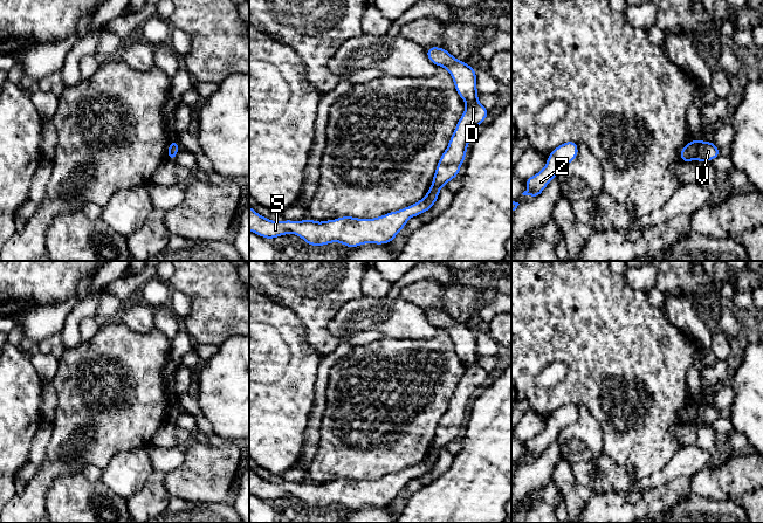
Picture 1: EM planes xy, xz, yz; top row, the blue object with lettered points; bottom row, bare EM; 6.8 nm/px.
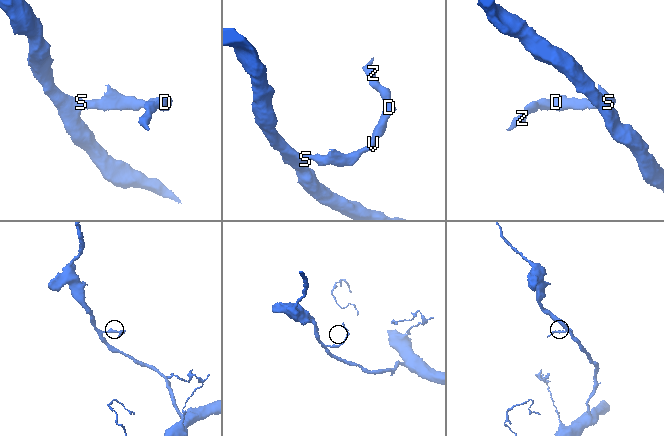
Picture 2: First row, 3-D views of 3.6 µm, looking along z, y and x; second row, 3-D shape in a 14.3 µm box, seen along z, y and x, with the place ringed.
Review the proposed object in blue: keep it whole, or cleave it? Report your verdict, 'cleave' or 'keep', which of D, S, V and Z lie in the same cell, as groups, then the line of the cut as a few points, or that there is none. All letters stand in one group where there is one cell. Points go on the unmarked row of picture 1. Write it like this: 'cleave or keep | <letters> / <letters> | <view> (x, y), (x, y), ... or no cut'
keep | D S V Z | no cut

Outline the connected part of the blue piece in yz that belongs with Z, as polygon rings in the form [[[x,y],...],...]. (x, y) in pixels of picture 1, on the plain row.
[[[570,402],[561,406],[550,414],[545,429],[541,434],[524,442],[528,450],[522,456],[537,460],[547,447],[557,439],[559,431],[573,424],[577,418],[578,408],[576,404]]]

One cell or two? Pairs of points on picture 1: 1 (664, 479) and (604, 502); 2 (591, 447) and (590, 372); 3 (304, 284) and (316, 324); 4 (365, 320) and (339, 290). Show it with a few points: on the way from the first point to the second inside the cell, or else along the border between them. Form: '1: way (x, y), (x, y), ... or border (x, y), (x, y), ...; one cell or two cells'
1: border (653, 488), (646, 489), (634, 502), (626, 499); two cells
2: border (577, 403), (590, 413), (599, 426), (602, 441); two cells
3: way (314, 294), (315, 315); one cell
4: border (362, 295), (349, 300), (330, 320); two cells

